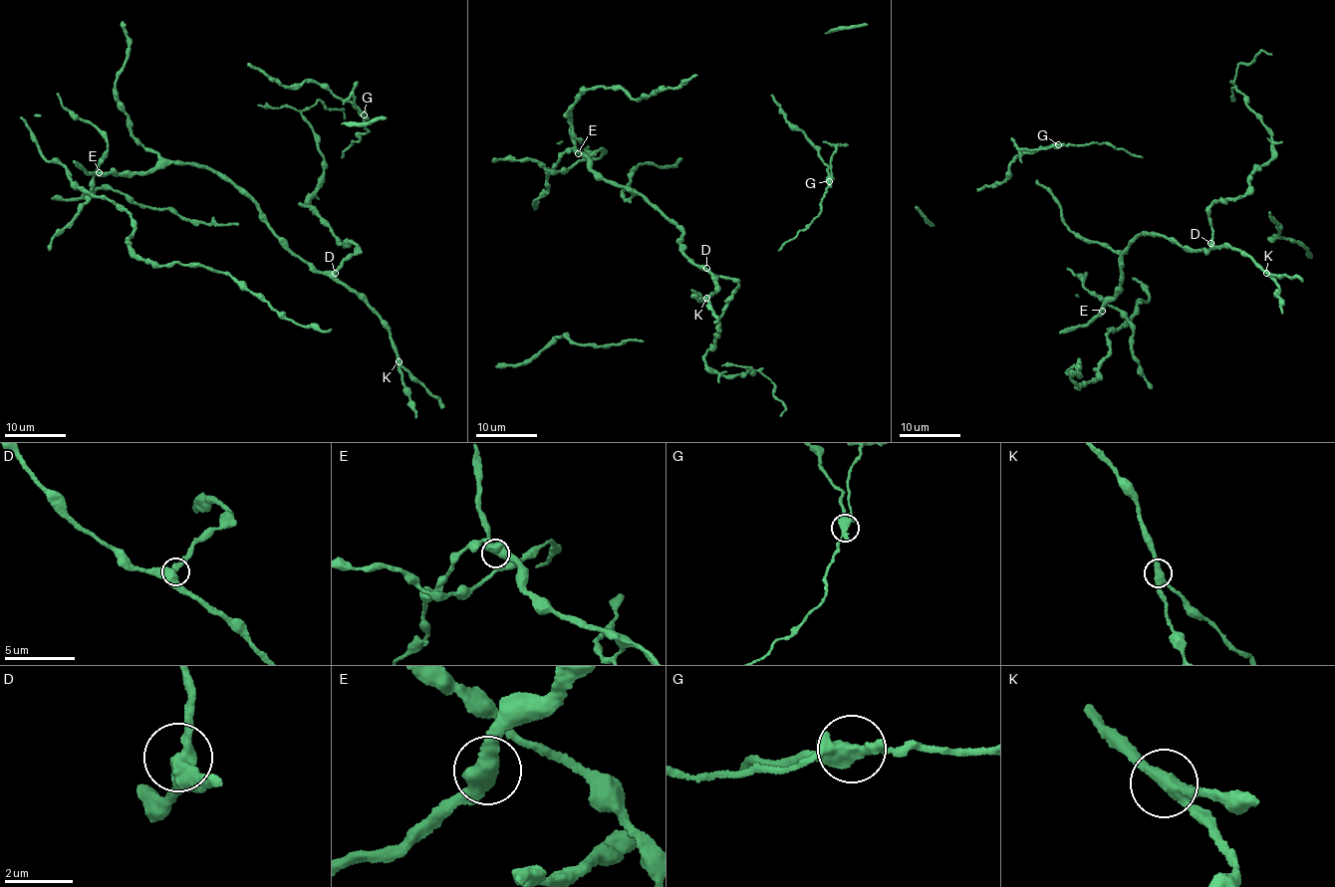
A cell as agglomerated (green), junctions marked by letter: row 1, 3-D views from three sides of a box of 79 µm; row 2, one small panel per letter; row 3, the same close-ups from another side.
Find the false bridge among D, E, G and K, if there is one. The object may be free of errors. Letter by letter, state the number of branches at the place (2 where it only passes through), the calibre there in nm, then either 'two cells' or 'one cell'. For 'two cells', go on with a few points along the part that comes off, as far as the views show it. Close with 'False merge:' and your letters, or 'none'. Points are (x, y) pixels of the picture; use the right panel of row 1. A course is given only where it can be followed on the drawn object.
D: 3 branches meet; 440 nm thick; one cell
E: 3 branches meet; 400 nm thick; one cell
G: 3 branches meet; 400 nm thick; two cells; foreign part runs (1059, 145), (1109, 142), (1116, 148), (1142, 157)
K: 3 branches meet; 360 nm thick; one cell
False merge: G

